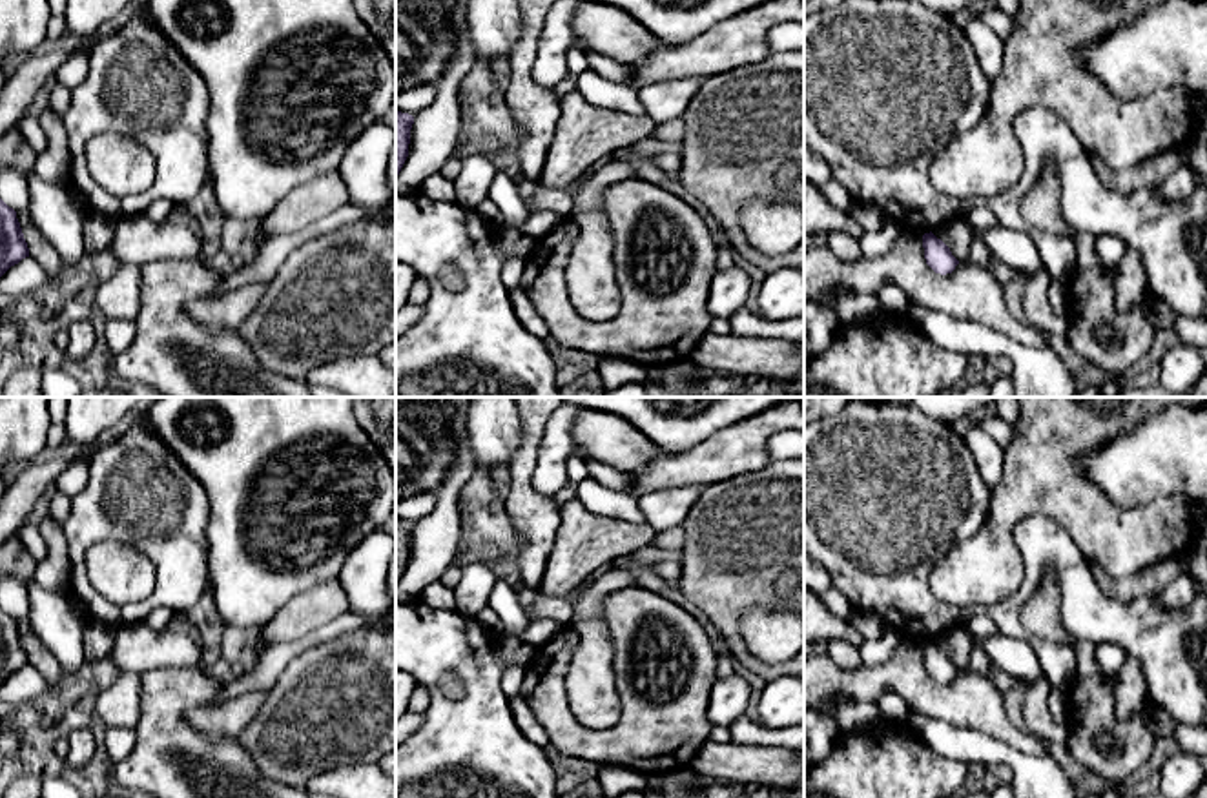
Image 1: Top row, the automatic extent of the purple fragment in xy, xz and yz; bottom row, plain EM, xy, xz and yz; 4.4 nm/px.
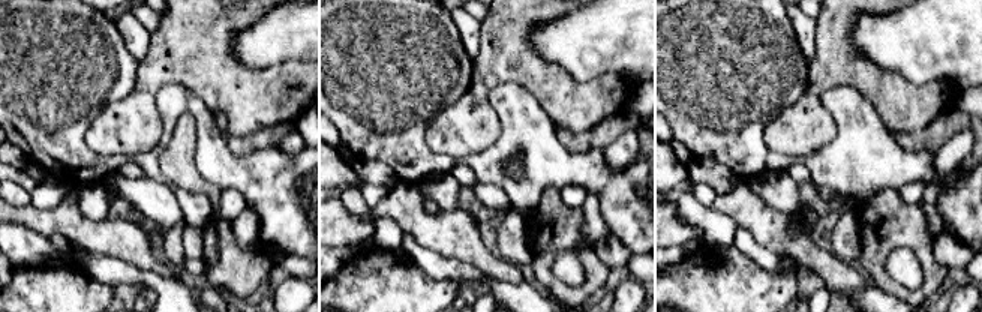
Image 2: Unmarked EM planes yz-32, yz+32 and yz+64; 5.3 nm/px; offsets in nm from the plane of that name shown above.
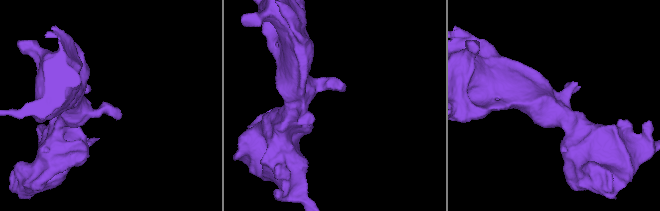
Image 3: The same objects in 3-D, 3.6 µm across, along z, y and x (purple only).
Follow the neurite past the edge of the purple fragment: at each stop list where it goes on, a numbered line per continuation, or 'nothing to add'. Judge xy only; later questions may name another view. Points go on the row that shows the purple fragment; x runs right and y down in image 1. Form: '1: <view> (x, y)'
nothing to add

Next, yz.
nothing to add

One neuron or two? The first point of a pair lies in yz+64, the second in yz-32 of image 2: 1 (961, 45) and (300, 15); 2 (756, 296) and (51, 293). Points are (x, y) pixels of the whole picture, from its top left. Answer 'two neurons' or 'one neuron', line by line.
1: one neuron
2: one neuron

